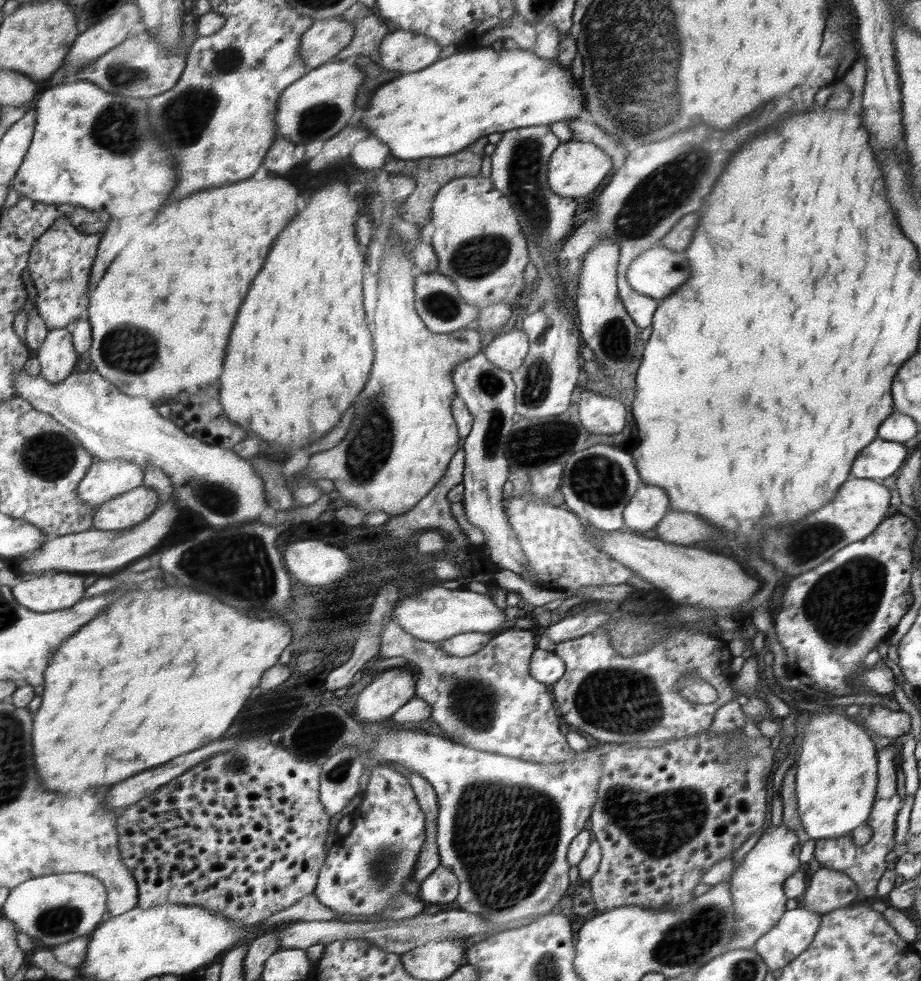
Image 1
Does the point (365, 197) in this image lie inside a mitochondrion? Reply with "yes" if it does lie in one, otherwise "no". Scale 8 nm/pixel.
no

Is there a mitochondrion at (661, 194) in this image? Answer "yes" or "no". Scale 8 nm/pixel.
yes

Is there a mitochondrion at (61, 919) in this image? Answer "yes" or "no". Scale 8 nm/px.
yes

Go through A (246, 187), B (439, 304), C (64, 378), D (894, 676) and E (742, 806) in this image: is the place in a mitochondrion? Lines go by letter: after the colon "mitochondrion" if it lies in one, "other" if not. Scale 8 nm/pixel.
A: other
B: mitochondrion
C: other
D: other
E: other

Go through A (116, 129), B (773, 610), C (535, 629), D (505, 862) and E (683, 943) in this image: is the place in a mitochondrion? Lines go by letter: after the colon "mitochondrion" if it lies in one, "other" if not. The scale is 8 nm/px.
A: mitochondrion
B: other
C: other
D: mitochondrion
E: mitochondrion

